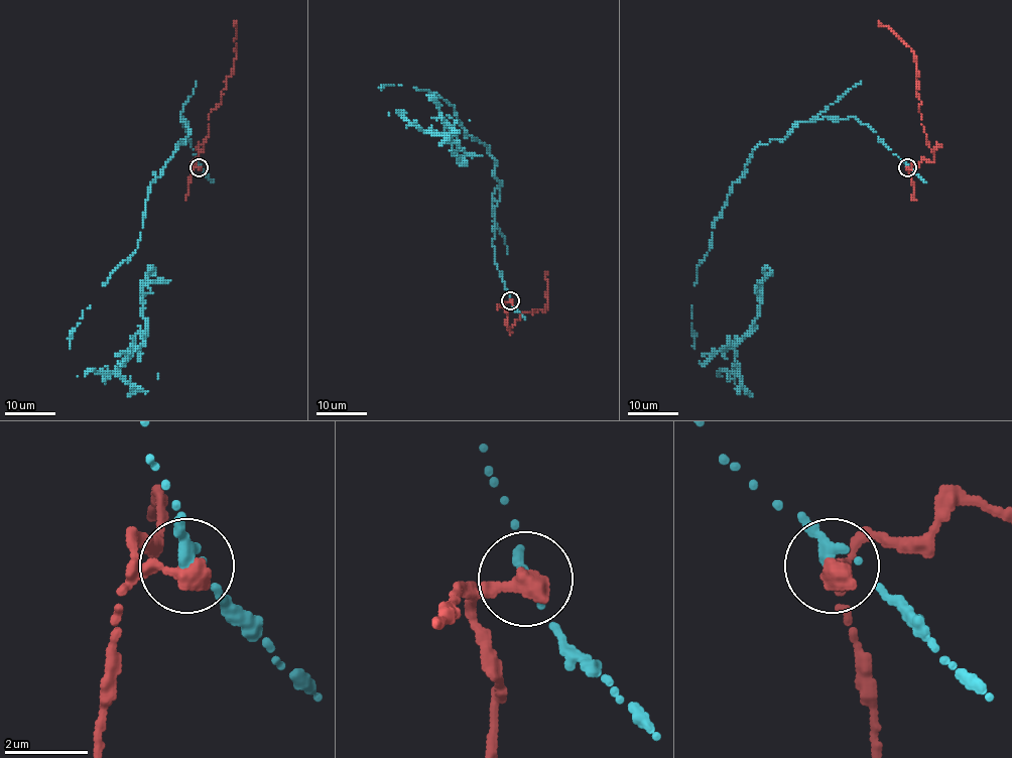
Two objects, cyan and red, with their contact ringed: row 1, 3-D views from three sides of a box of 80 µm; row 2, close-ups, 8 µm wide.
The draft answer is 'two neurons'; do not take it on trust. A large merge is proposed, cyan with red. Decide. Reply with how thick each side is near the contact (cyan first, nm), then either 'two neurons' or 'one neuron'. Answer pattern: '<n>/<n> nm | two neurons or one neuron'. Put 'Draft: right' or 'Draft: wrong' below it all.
340/500 nm | two neurons
Draft: right

